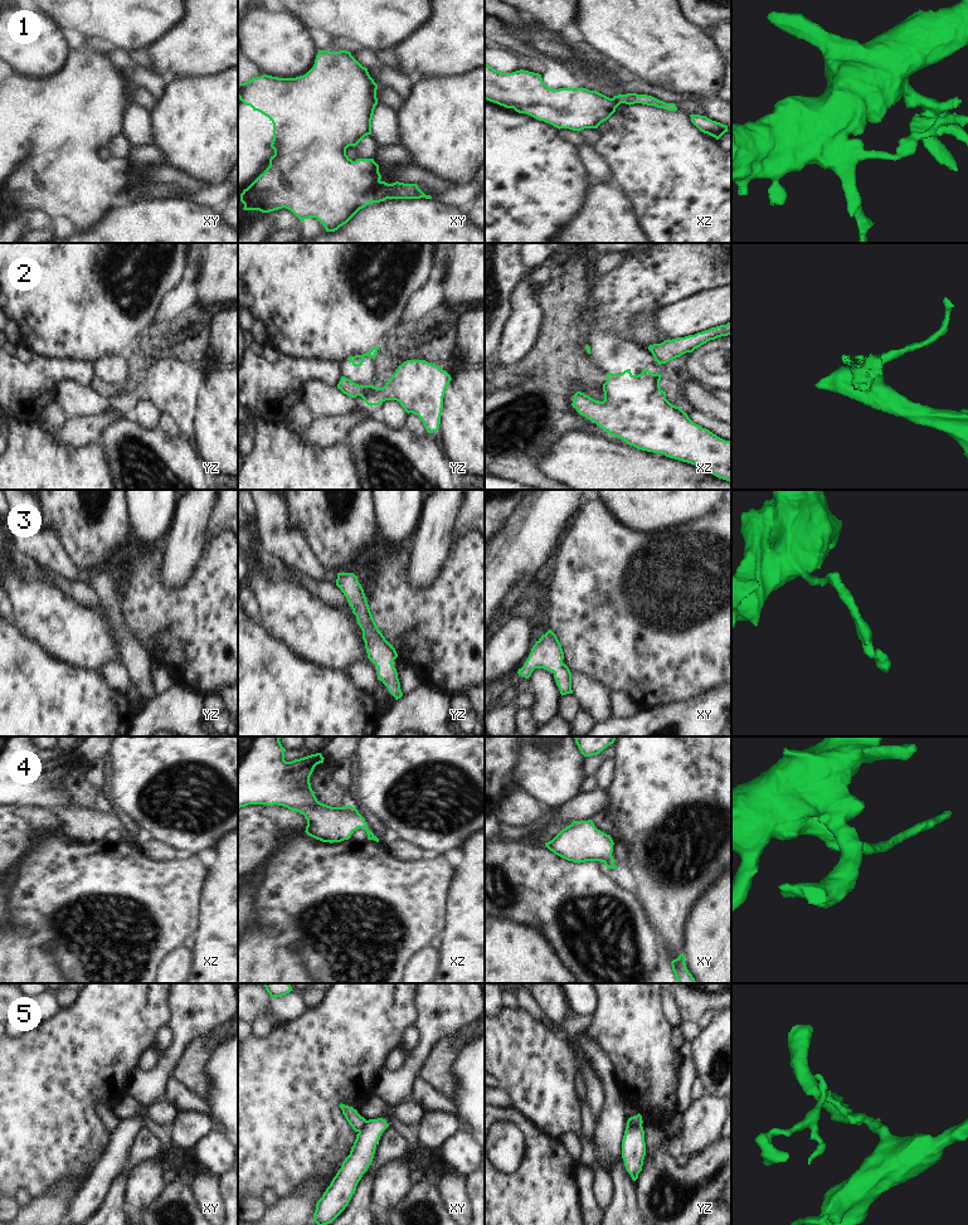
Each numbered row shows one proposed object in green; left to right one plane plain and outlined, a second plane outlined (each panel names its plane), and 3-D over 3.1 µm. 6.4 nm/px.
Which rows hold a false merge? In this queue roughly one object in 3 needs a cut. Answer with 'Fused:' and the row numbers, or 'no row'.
Fused: 1, 5

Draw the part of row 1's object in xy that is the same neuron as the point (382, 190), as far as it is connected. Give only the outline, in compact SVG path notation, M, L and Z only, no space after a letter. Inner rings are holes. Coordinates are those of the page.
M378 181L366 195L371 203L380 203L386 199L432 199L432 196L425 195L417 184L404 184L399 181L393 184Z

